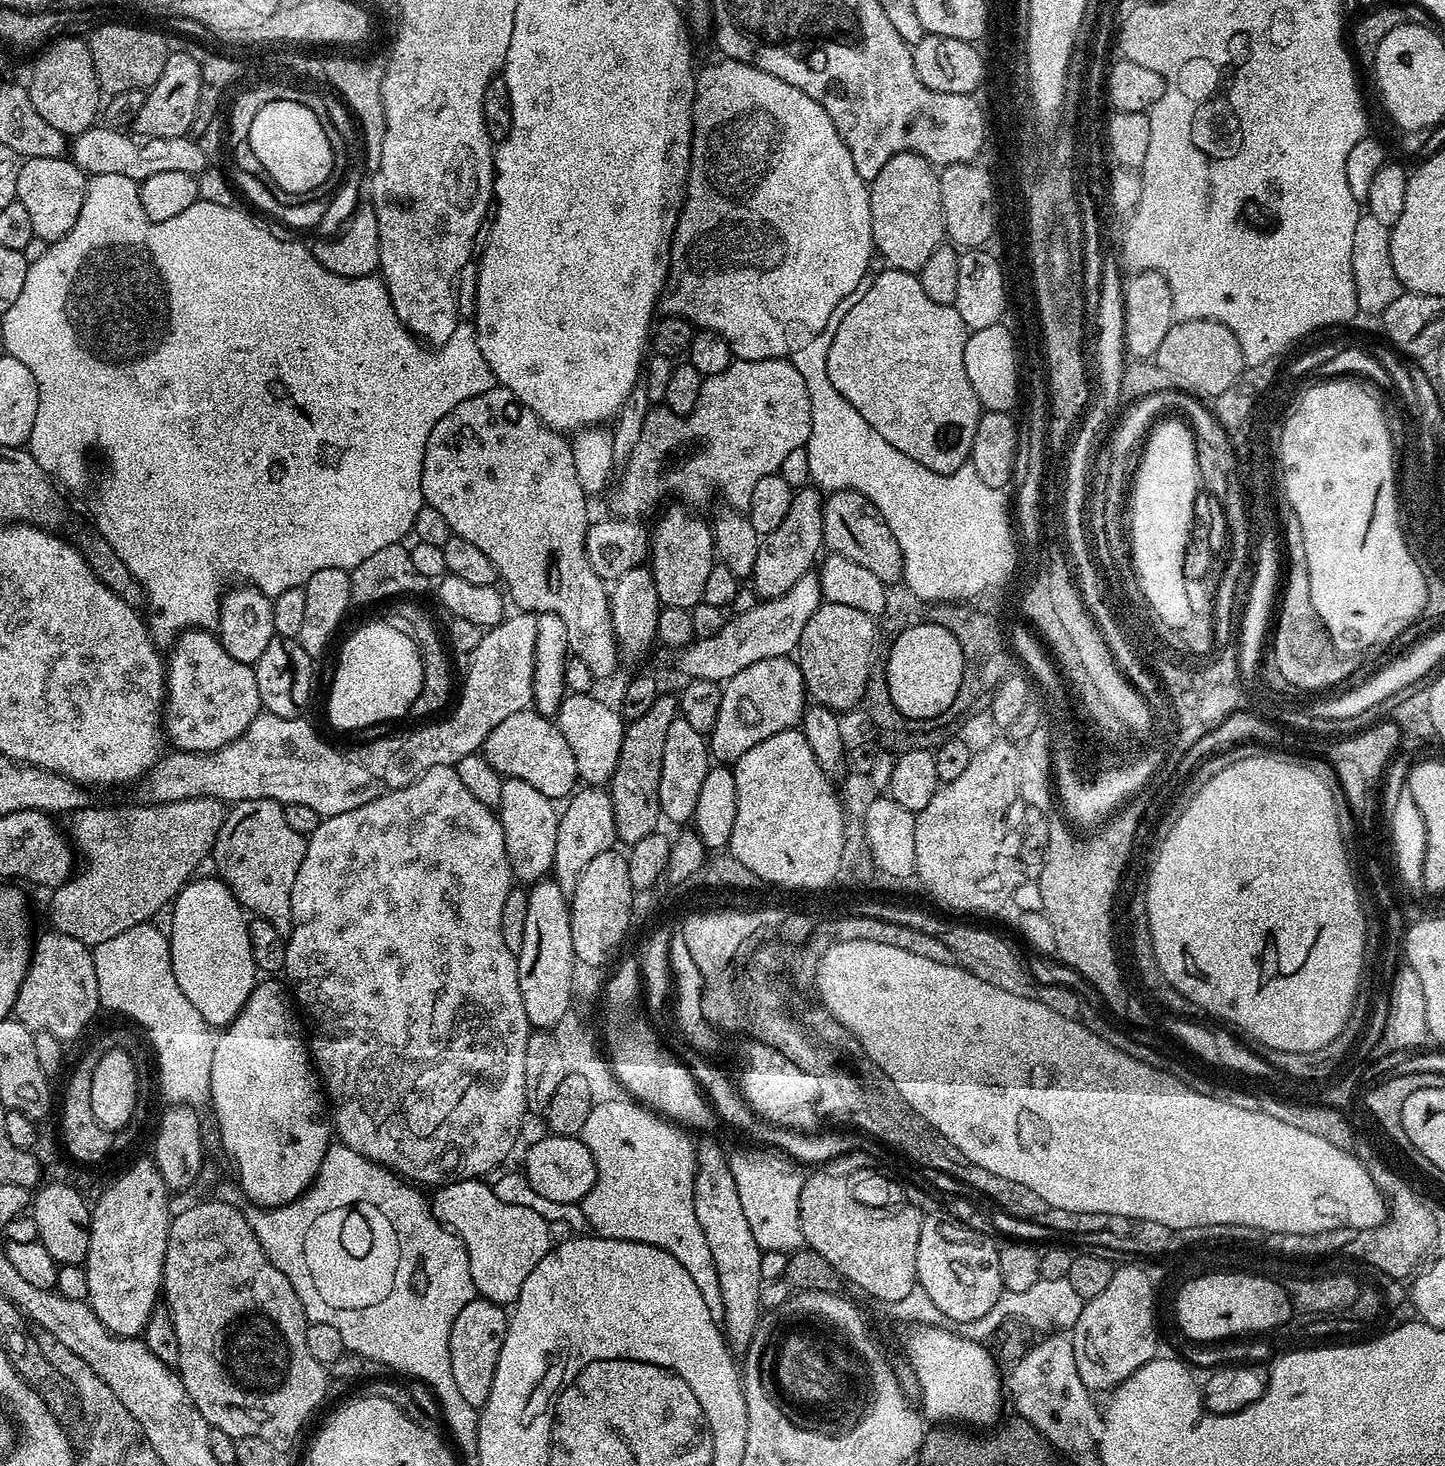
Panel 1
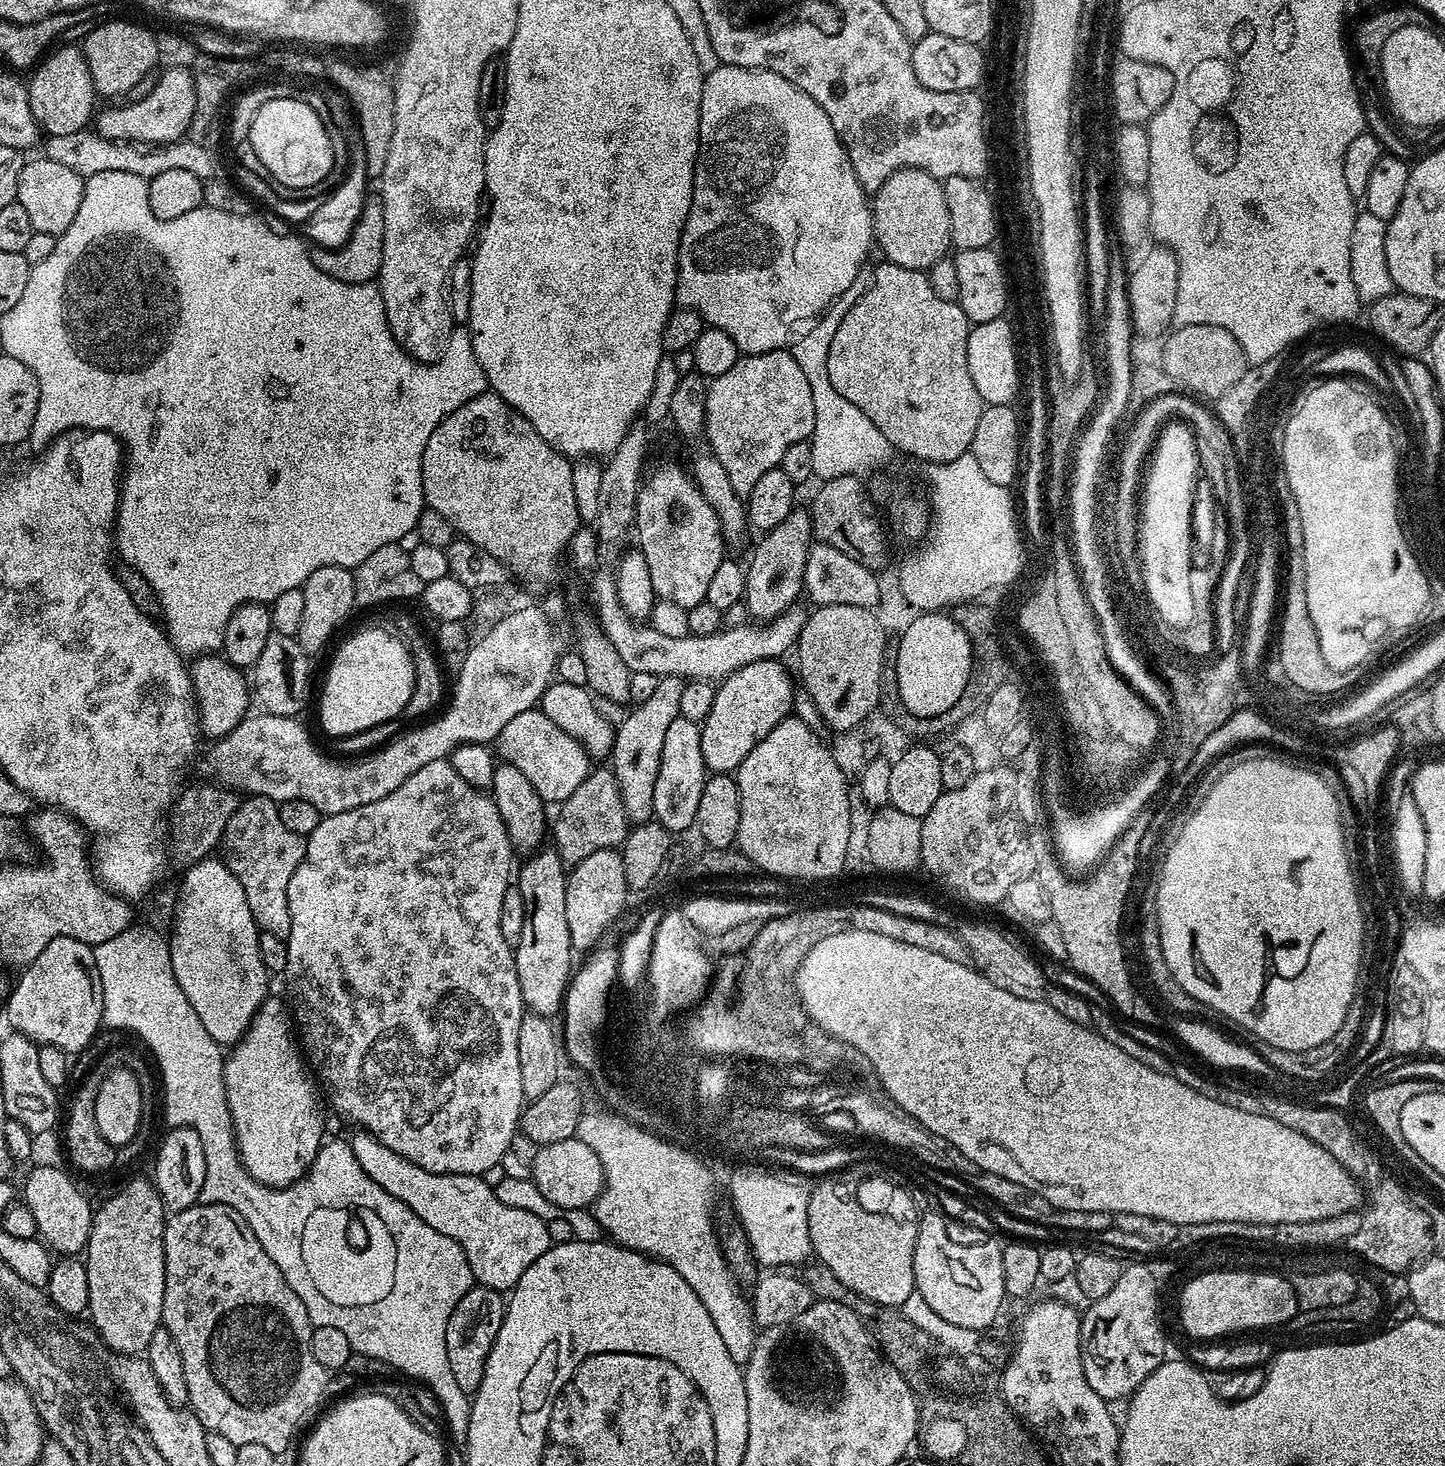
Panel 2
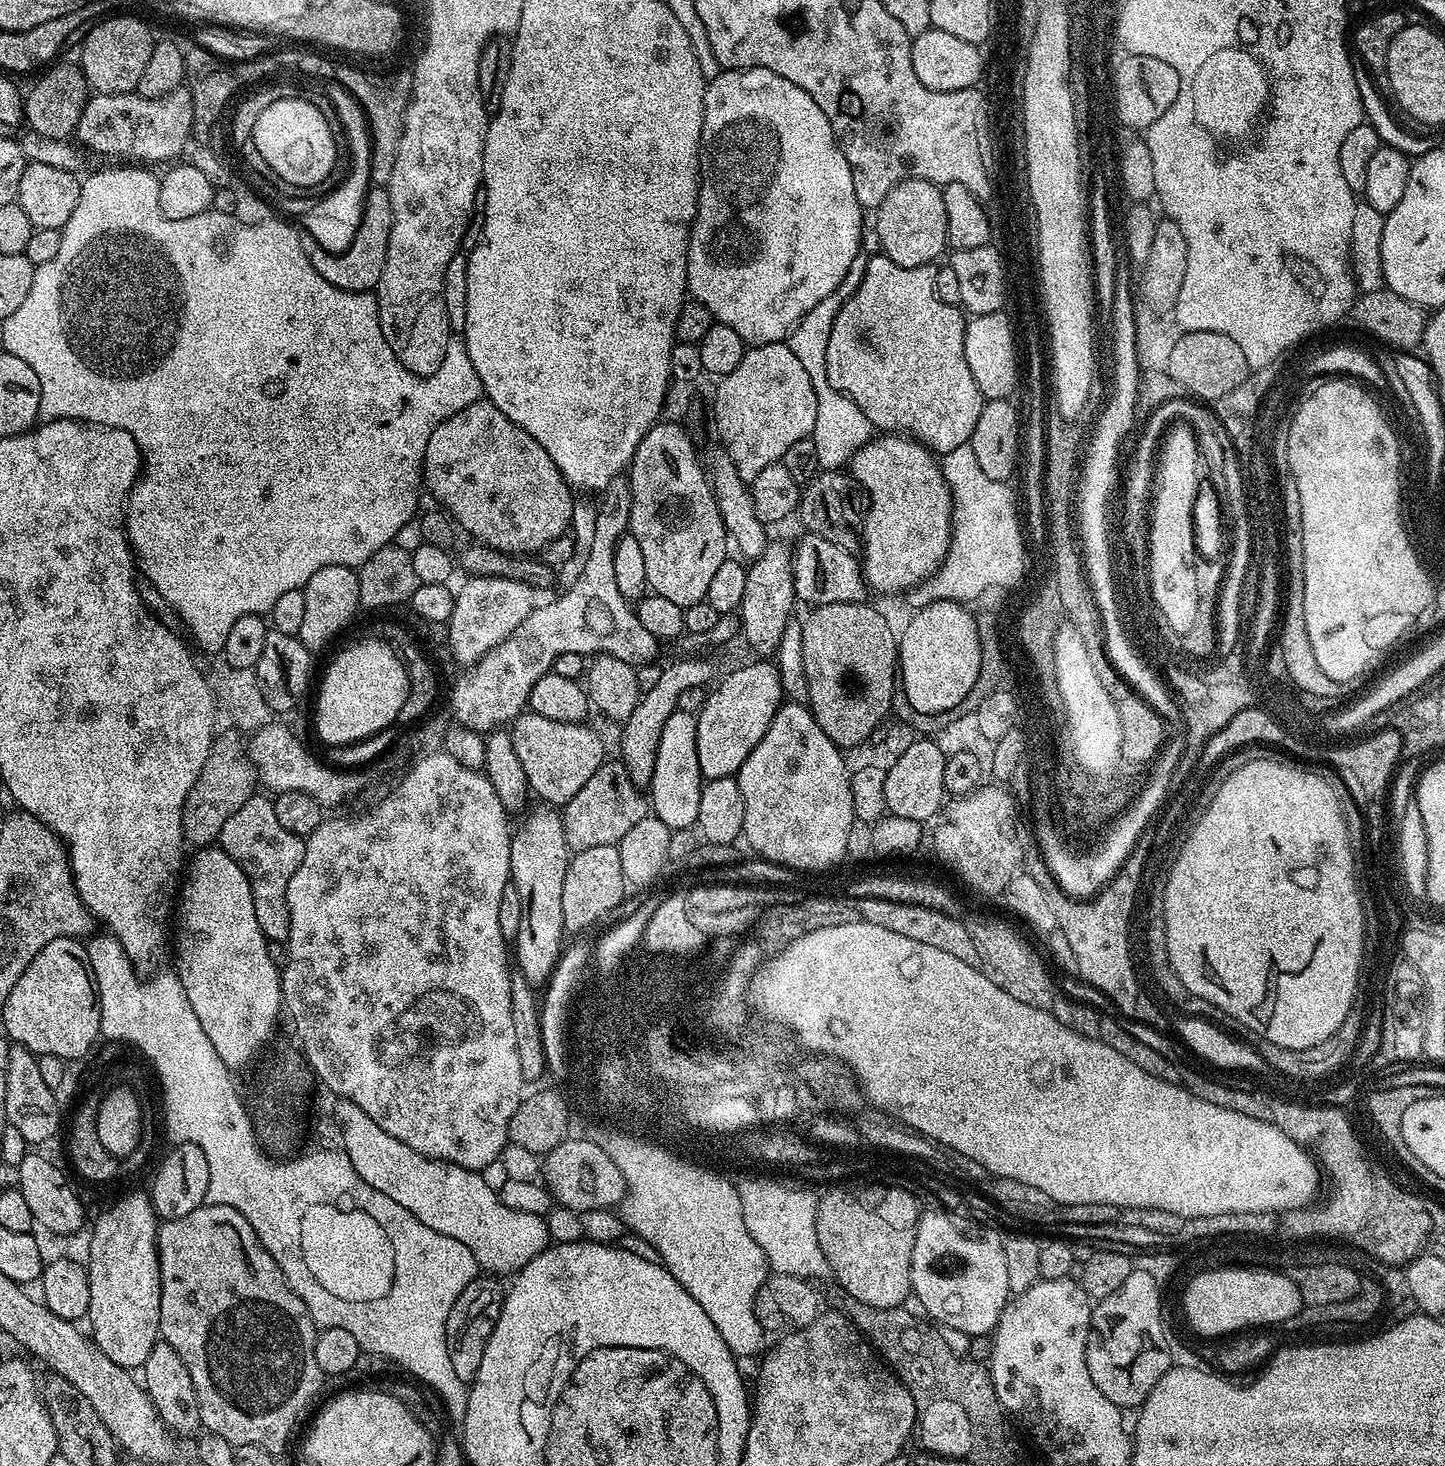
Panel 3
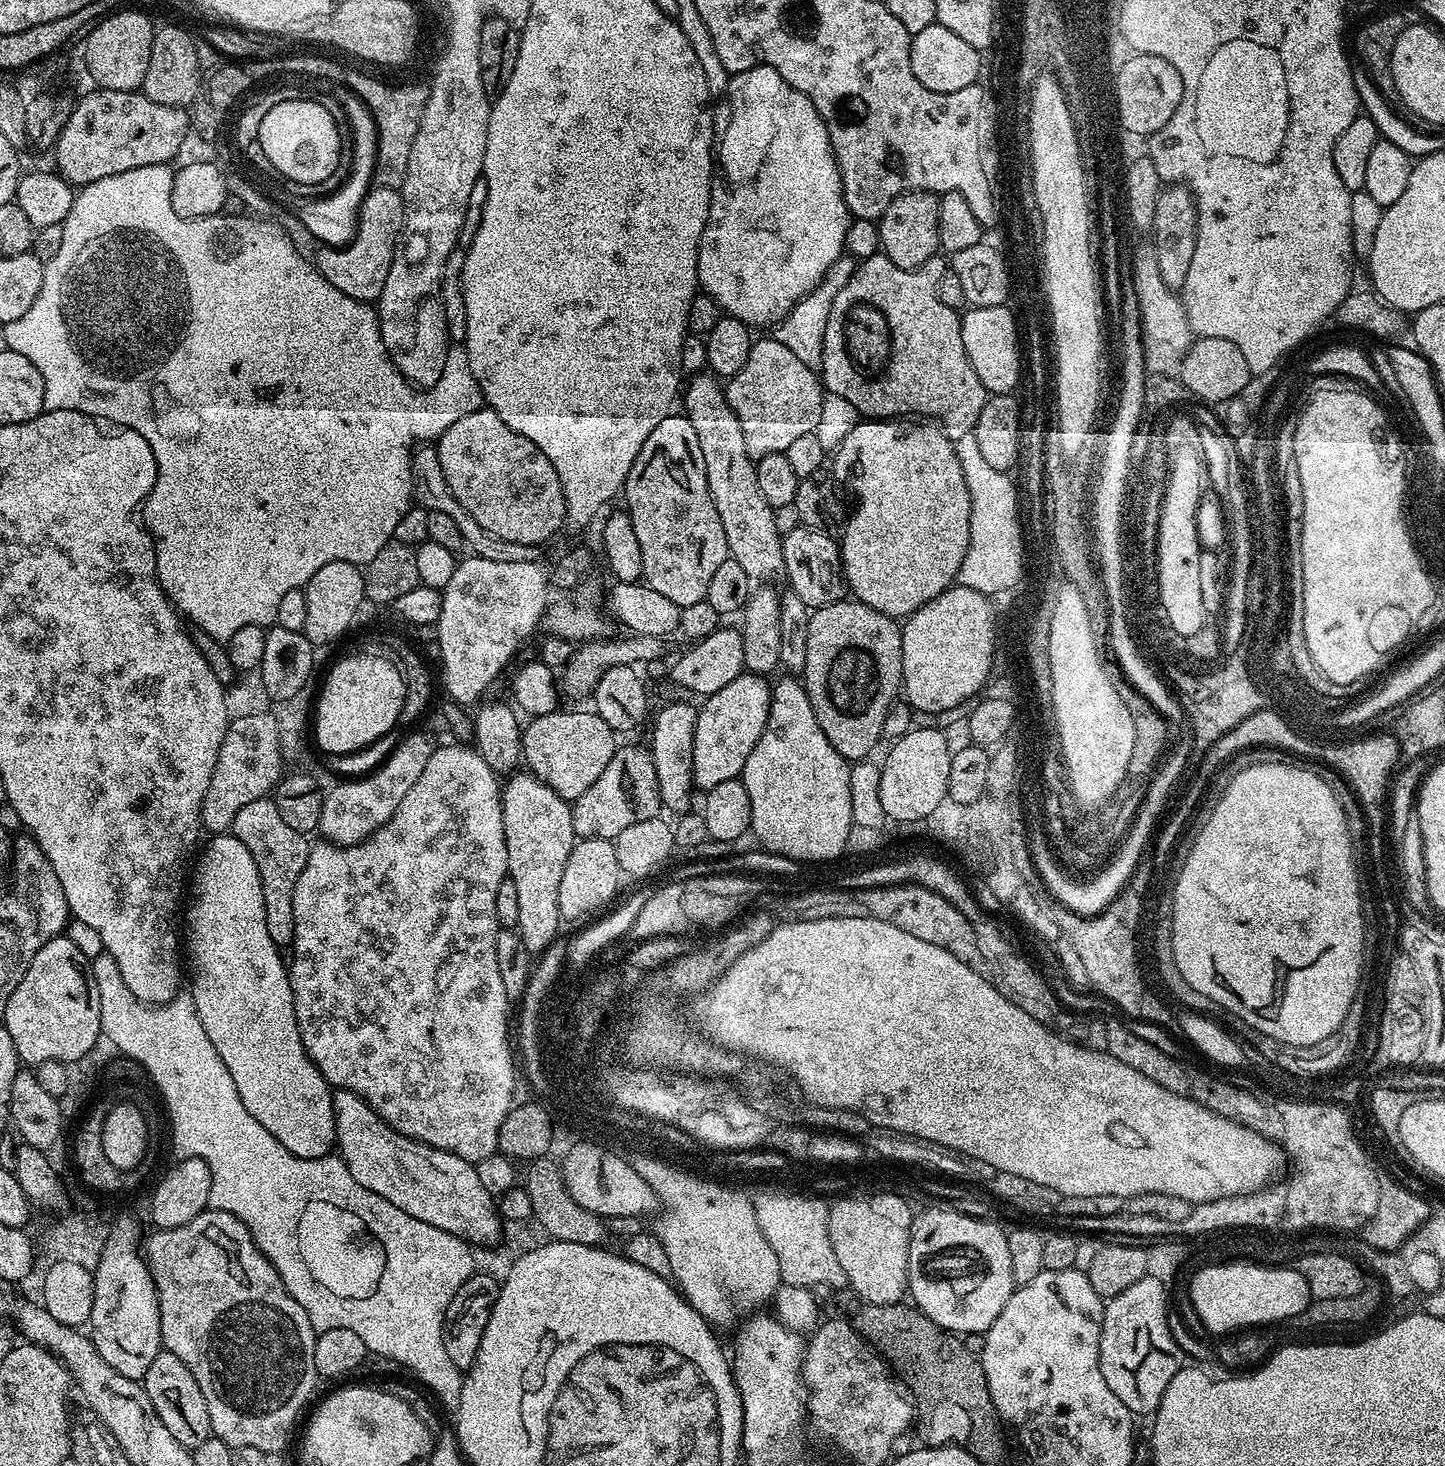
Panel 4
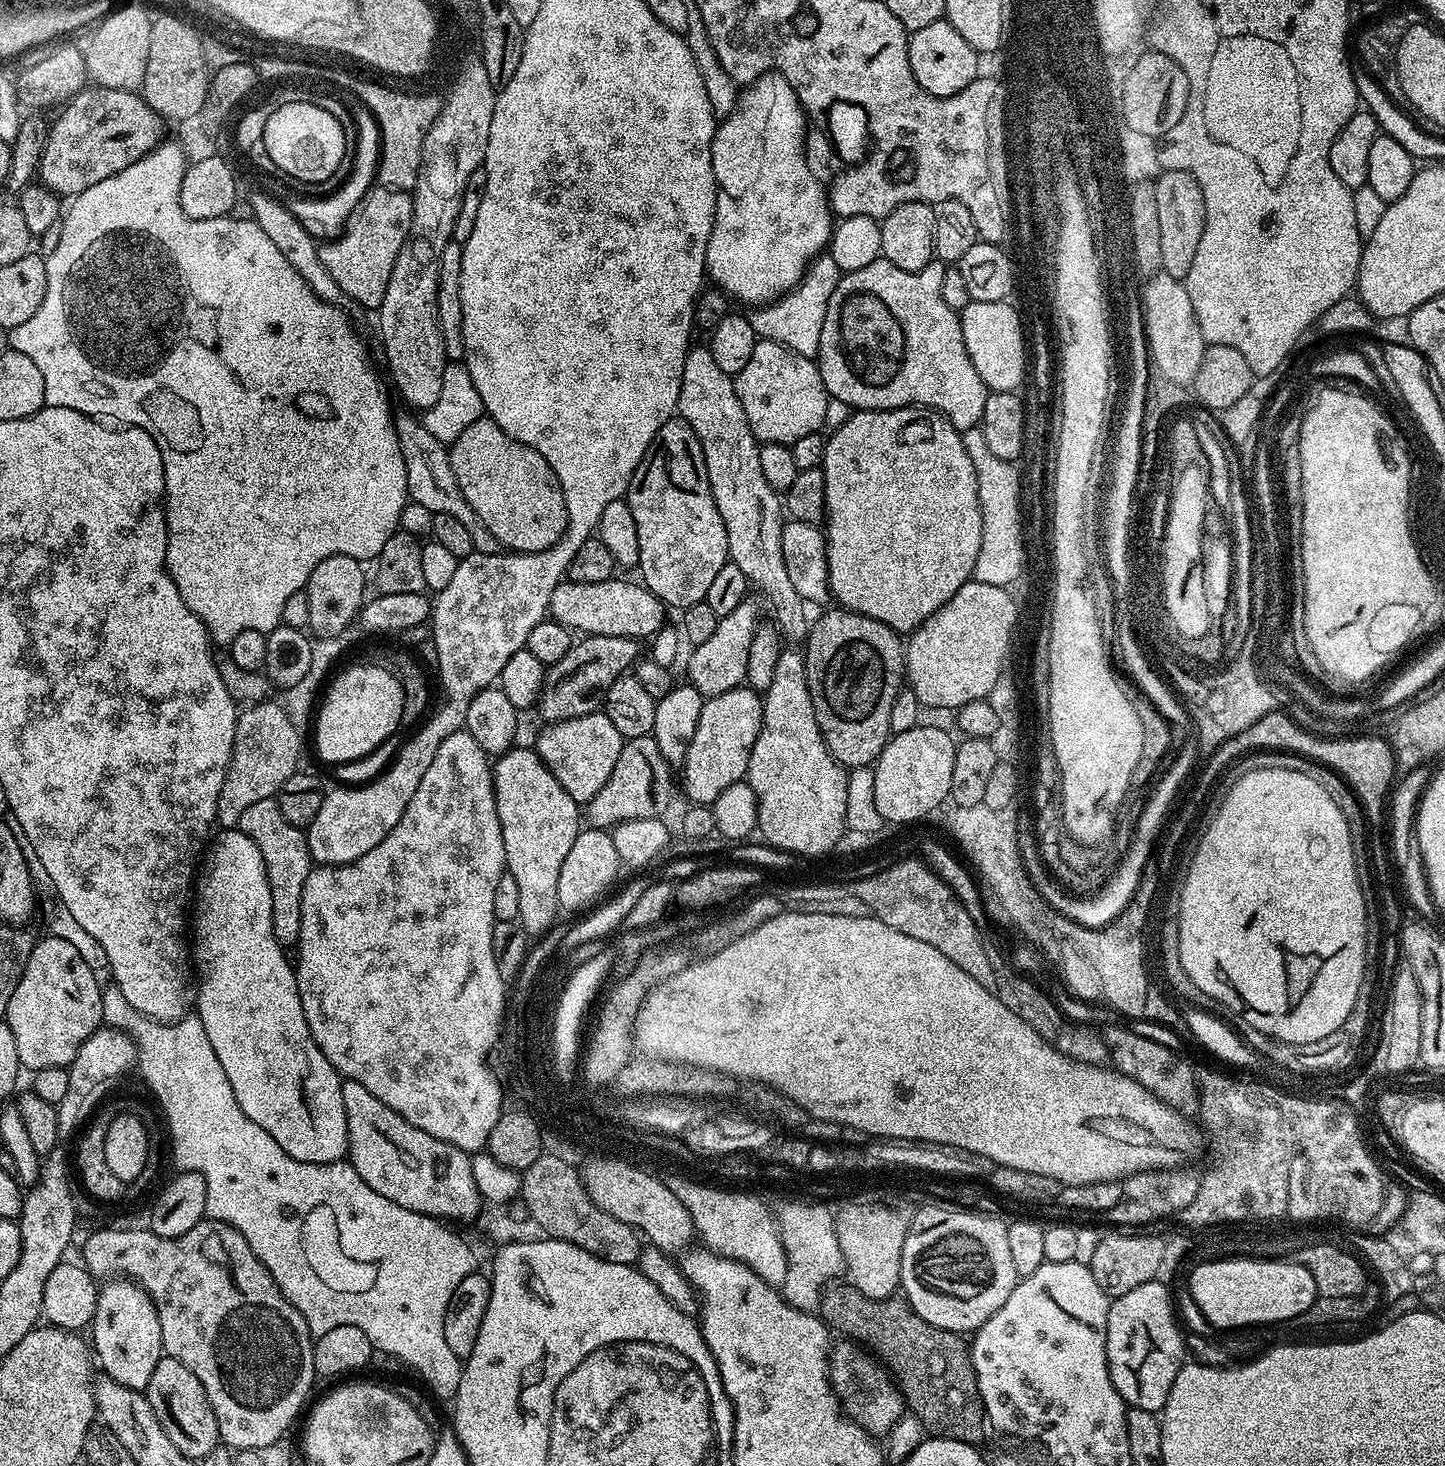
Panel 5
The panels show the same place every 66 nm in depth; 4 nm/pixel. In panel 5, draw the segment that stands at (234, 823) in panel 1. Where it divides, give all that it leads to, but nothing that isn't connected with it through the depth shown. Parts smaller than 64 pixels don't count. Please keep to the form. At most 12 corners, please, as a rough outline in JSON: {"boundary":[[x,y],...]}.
{"boundary":[[275,798],[238,827],[266,866],[274,938],[299,945],[302,886],[314,867],[305,829]]}

